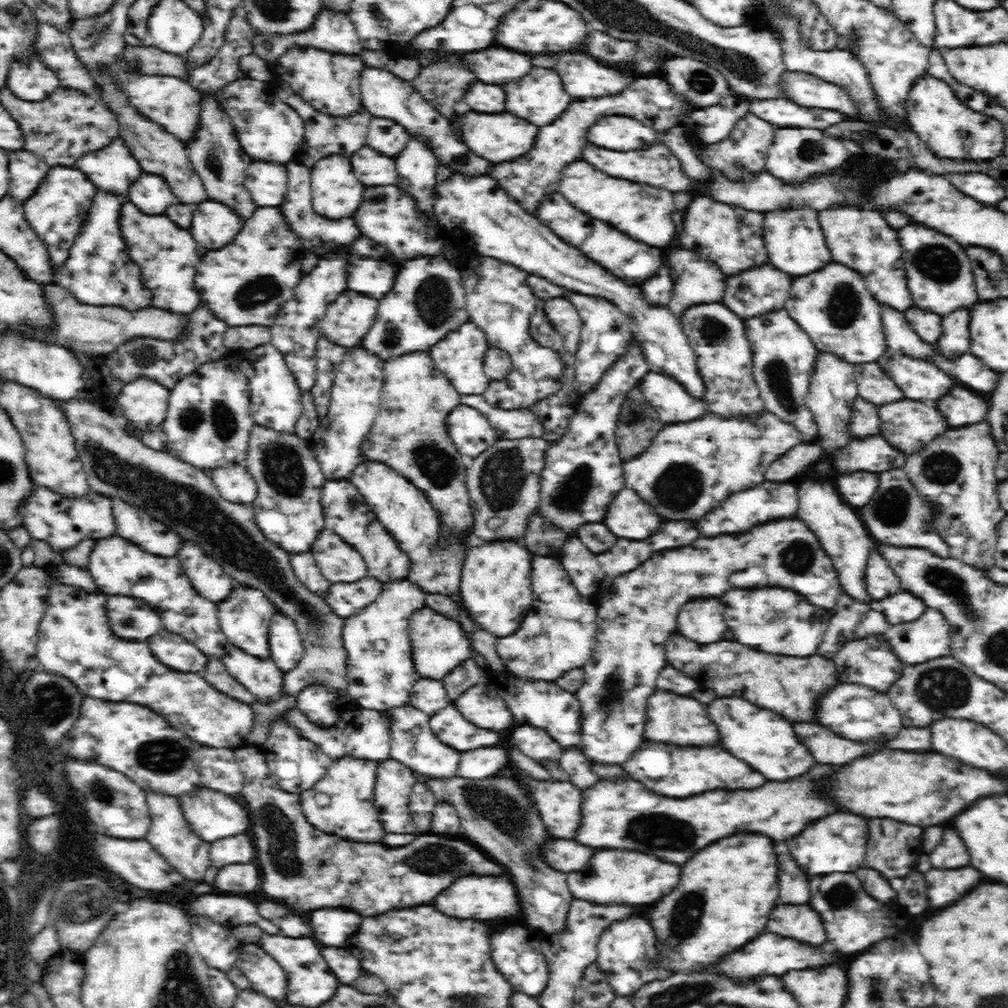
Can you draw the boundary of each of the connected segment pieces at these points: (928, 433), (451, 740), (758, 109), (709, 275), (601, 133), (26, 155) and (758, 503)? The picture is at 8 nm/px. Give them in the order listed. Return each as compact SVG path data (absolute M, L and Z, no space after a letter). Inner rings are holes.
M900 400L880 406L880 416L884 416L884 428L880 430L884 438L906 454L920 450L936 436L950 430L946 416L938 408L916 400Z
M448 704L433 714L429 724L441 742L462 752L496 745L500 739L497 731L480 728L467 720L456 704Z
M752 100L750 112L776 128L828 128L845 118L820 108L800 108L790 100Z
M688 250L678 252L676 262L678 264L672 264L672 268L676 268L676 288L672 302L668 304L676 318L682 318L692 306L722 302L726 292L726 276L716 264L710 260L706 262L700 256L692 256Z
M604 116L588 130L588 140L594 146L626 152L652 144L658 140L658 132L630 116Z
M26 150L12 152L12 160L10 160L10 176L12 176L10 194L12 194L12 198L23 203L30 196L34 196L38 186L46 178L48 170L50 170L50 166L43 159L40 160L38 156L34 156L32 152L26 152Z
M762 482L758 488L750 488L744 492L738 492L736 496L730 496L716 512L710 512L708 516L698 520L698 528L704 536L718 536L718 534L736 534L736 532L748 532L754 526L760 526L770 520L786 520L796 518L798 514L798 494L792 484L778 484L778 482Z

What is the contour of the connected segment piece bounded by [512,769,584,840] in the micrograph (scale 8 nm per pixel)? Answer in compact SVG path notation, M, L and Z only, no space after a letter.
M518 769L512 775L524 780L530 786L530 790L540 806L540 814L544 816L544 822L546 822L548 830L554 834L554 838L574 840L578 836L582 818L584 818L582 789L576 787L570 780L538 782Z

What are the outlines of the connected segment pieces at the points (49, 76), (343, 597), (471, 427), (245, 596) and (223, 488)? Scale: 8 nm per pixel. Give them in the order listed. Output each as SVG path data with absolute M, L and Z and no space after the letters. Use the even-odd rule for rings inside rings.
M30 60L32 64L20 64L20 68L12 68L8 76L12 80L8 82L8 88L14 96L28 100L28 102L40 102L46 100L59 87L57 73L48 68L43 61Z
M364 578L352 584L334 584L322 598L342 619L360 614L368 604L374 603L378 596L384 592L384 584L374 578Z
M461 404L449 416L448 433L463 455L474 458L499 439L492 424L474 407Z
M234 582L234 588L228 593L228 596L216 603L217 615L220 628L226 634L232 644L240 644L246 652L254 656L270 656L268 652L268 631L273 616L278 613L278 608L272 603L272 600L258 588L252 588L250 585L237 584Z
M228 463L208 472L224 499L233 503L252 504L256 498L257 484L244 464Z

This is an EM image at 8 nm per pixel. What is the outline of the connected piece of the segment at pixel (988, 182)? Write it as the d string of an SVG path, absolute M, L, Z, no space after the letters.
M944 174L944 178L948 182L952 182L956 188L960 188L960 192L964 192L966 196L974 198L980 204L998 204L1000 200L1006 198L1006 188L986 174Z

